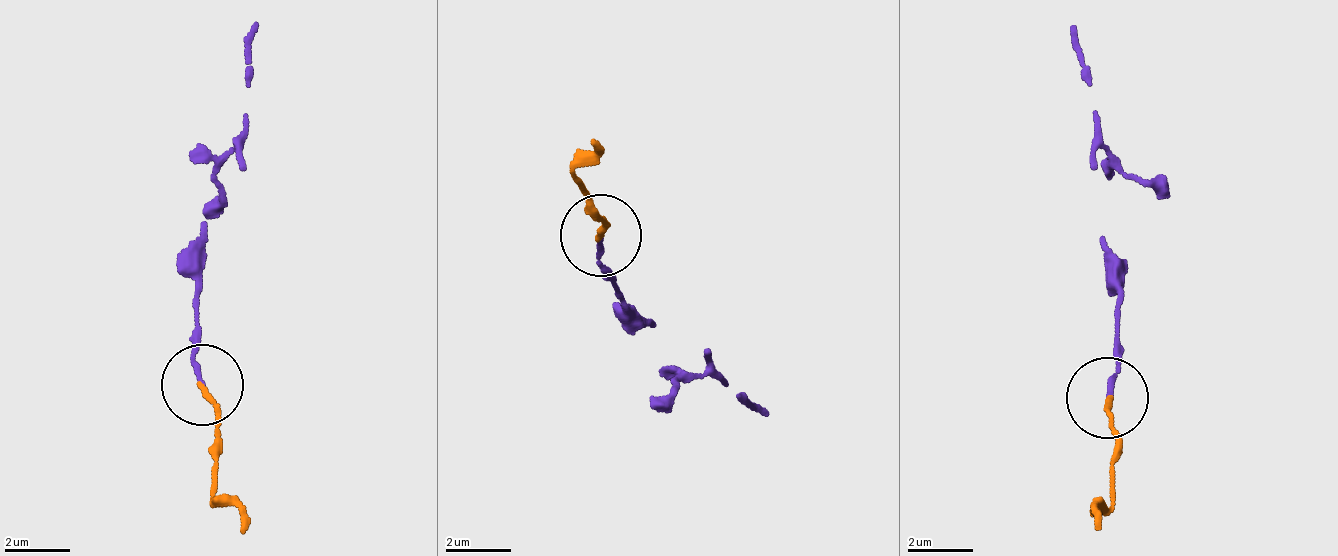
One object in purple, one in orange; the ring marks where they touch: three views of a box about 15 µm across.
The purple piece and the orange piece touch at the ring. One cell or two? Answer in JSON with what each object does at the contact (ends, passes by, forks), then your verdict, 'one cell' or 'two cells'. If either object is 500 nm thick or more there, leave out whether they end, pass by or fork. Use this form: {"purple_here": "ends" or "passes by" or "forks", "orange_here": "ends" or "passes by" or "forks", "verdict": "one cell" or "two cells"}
{"purple_here": "ends", "orange_here": "ends", "verdict": "one cell"}

